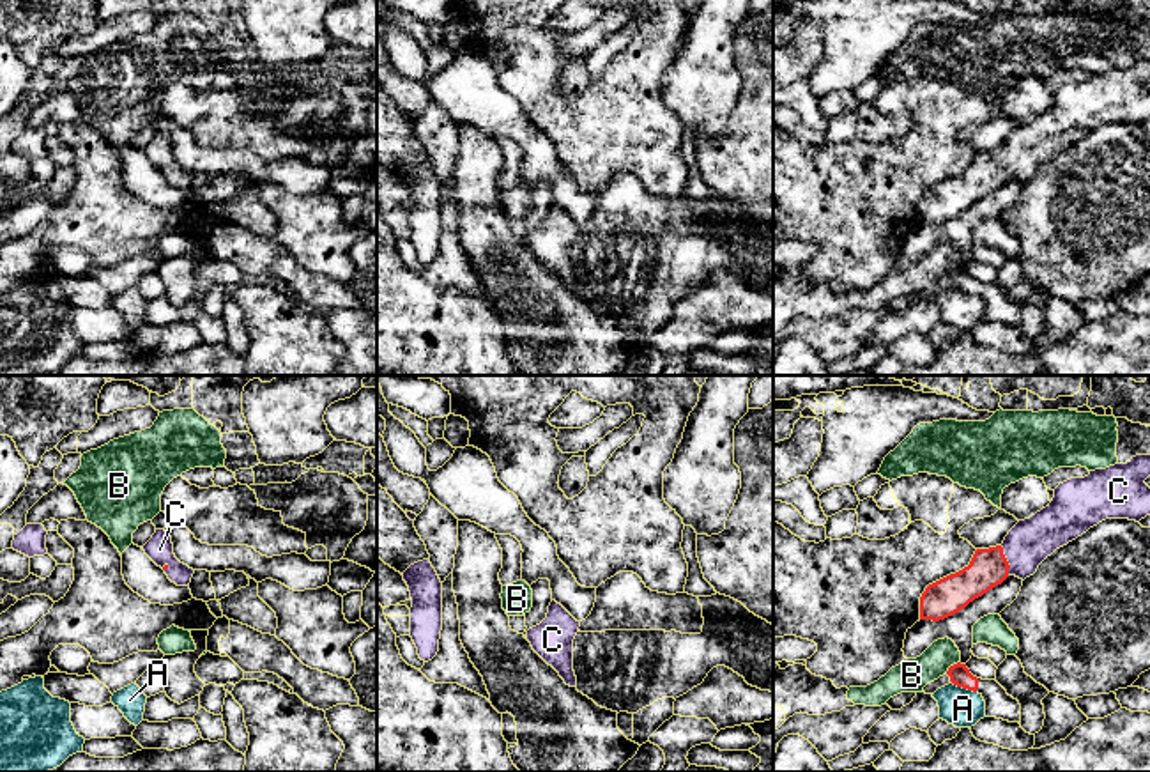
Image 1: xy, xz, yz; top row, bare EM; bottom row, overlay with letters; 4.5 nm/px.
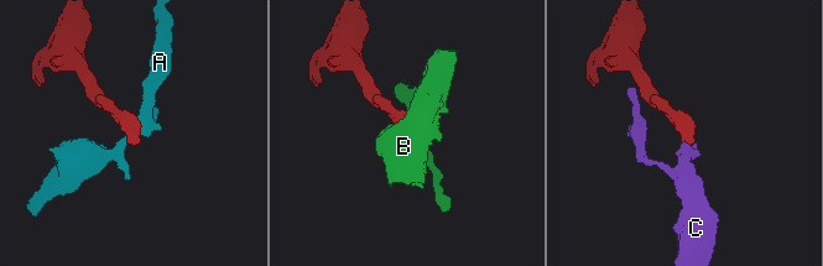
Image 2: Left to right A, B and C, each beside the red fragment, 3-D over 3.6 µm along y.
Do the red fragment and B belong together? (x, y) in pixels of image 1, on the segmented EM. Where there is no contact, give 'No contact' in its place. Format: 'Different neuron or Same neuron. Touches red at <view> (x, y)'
Different neuron. Touches red at yz (950, 666)

